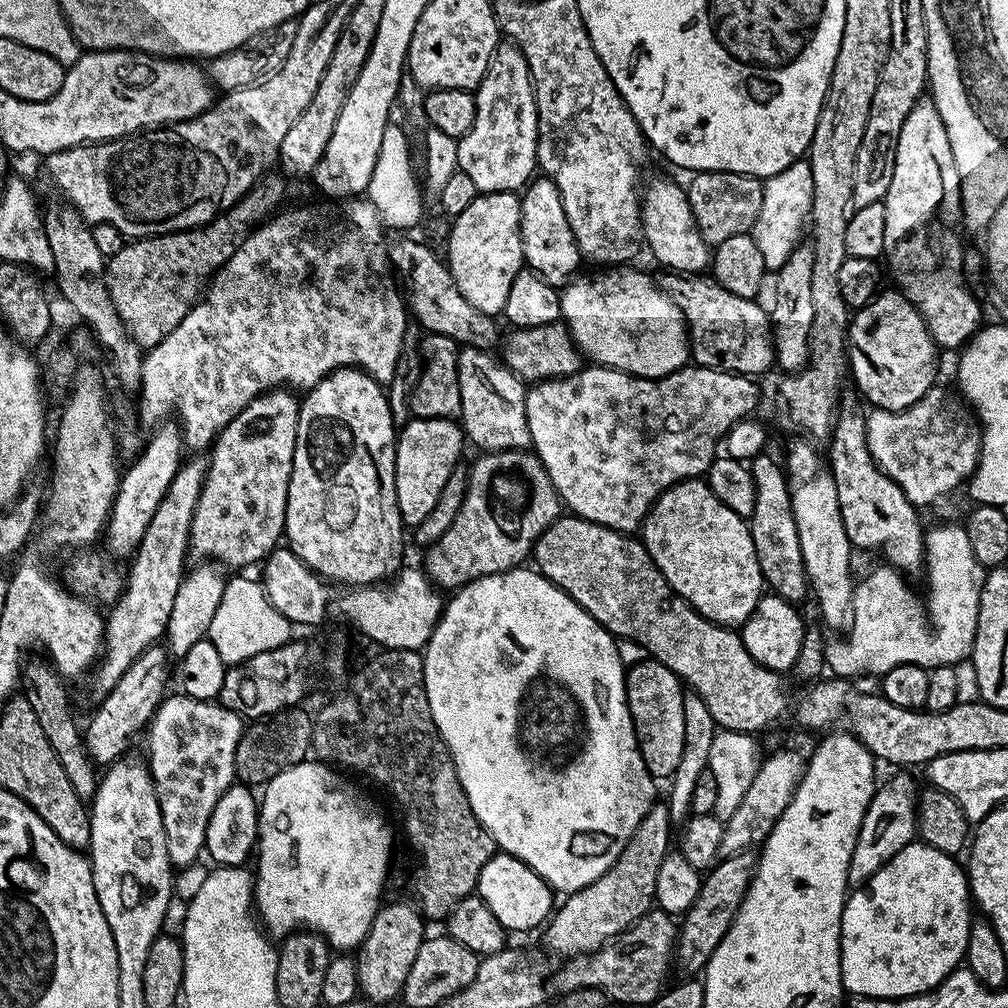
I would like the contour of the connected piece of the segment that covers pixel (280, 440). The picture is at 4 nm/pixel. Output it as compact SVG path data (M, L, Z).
M273 390L254 398L250 406L242 409L220 431L211 445L212 456L207 457L208 472L204 475L202 494L198 498L198 506L194 506L194 518L190 522L188 550L193 557L197 556L197 561L219 562L225 569L248 570L251 564L259 565L267 560L281 543L300 413L297 397L292 396L295 395L288 390Z

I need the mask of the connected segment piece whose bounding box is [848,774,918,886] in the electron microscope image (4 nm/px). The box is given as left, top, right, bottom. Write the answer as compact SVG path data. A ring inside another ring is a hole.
M908 774L896 776L889 784L881 783L872 795L870 806L862 818L860 833L854 846L852 865L848 867L849 885L859 886L867 884L868 879L881 868L898 850L917 839L918 829L916 817L918 815L918 787Z

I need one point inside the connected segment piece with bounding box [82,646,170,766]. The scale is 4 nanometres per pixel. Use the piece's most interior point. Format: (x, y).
(124, 713)

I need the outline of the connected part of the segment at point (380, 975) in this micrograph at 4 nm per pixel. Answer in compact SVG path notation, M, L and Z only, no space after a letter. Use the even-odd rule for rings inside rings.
M385 903L376 913L368 936L355 957L360 996L365 1001L373 1000L376 1004L384 1004L395 996L397 999L403 993L410 966L414 966L414 958L418 958L418 950L426 939L424 927L426 921L413 905L411 908L408 904Z

